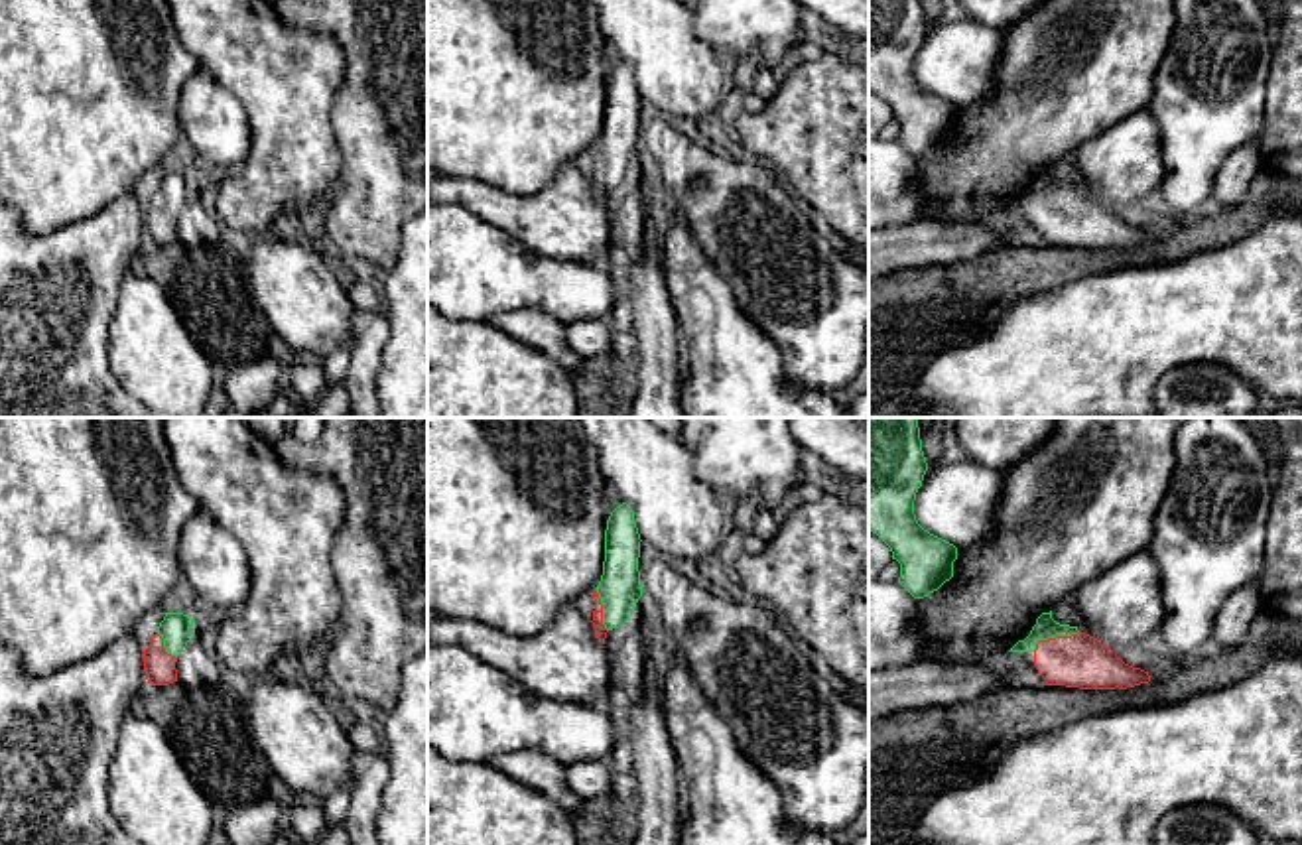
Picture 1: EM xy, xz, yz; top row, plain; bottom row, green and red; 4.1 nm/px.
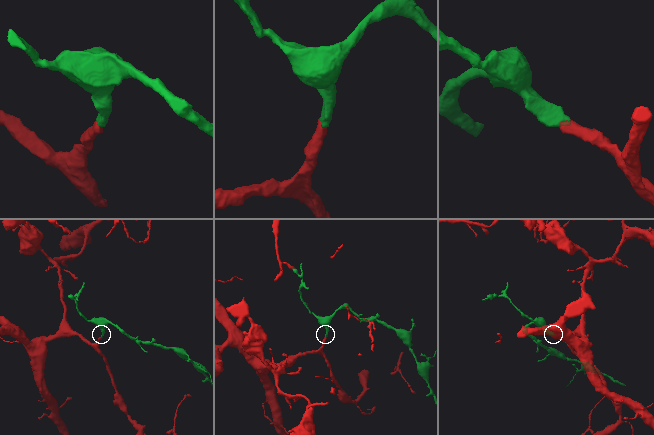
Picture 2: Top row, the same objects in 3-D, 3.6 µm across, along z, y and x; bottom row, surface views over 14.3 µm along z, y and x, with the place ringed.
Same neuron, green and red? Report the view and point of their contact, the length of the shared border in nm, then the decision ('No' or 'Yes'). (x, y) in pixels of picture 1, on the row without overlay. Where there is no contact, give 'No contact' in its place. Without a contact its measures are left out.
Touches green at yz (1054, 195). Shared border 200 nm. Yes

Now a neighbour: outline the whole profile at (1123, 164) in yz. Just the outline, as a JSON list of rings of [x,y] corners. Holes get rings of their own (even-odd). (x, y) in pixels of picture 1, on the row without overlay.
[[[1150,108],[1119,120],[1077,150],[1079,191],[1111,209],[1142,201],[1162,183],[1160,128]]]

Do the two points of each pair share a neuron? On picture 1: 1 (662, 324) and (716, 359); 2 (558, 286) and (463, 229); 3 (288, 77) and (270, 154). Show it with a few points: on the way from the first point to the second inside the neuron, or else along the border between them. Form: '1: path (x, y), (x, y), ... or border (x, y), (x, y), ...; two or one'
1: border (666, 288), (680, 331); two
2: path (534, 282), (513, 278), (487, 253); one
3: path (288, 97), (288, 134); one

